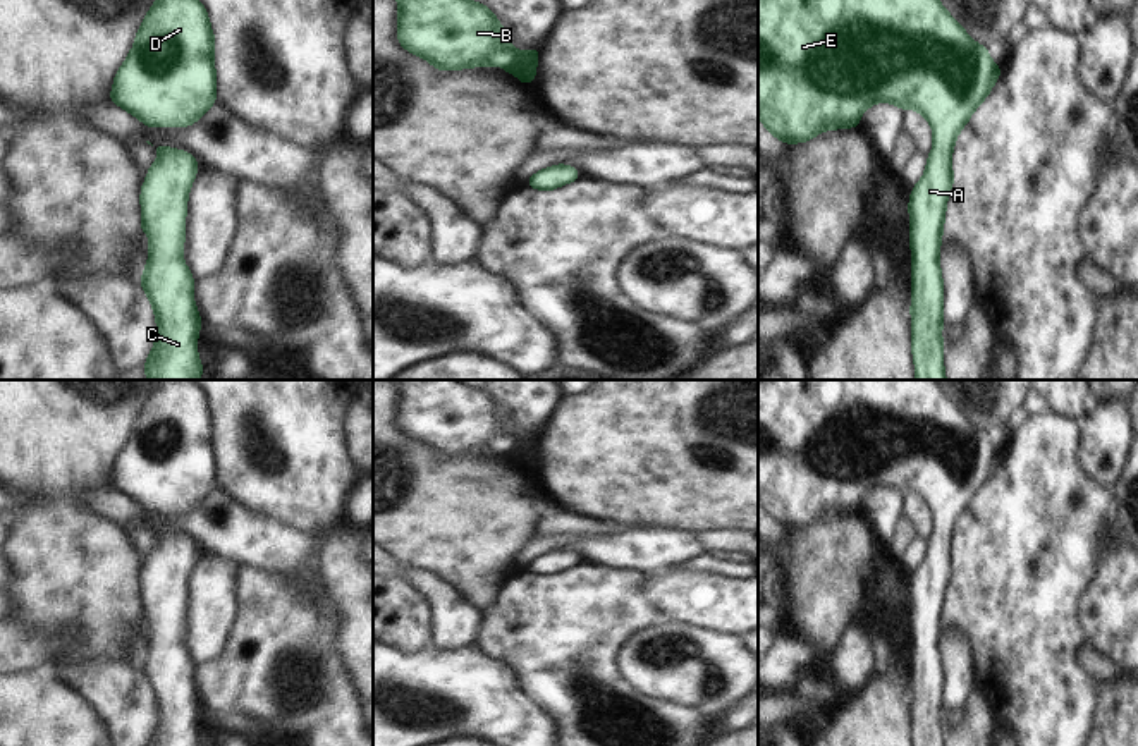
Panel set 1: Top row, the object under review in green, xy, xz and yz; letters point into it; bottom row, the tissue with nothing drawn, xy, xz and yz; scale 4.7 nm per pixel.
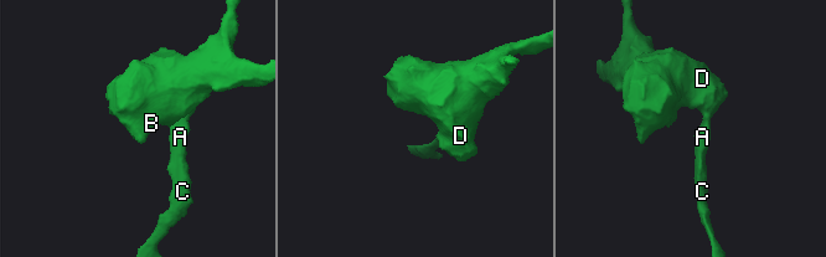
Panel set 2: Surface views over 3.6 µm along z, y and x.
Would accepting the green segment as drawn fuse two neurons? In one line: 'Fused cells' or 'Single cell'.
Single cell

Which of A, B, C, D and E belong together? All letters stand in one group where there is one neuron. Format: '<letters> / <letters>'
A B C D E

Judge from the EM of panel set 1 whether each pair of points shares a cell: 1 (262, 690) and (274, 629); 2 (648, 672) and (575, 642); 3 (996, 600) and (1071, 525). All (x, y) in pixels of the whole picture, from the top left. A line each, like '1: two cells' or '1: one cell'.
1: one cell
2: two cells
3: one cell

